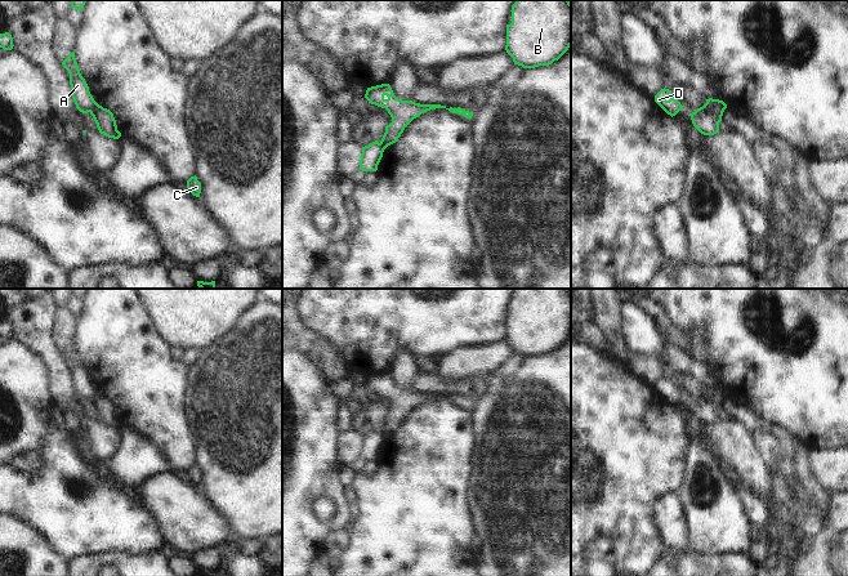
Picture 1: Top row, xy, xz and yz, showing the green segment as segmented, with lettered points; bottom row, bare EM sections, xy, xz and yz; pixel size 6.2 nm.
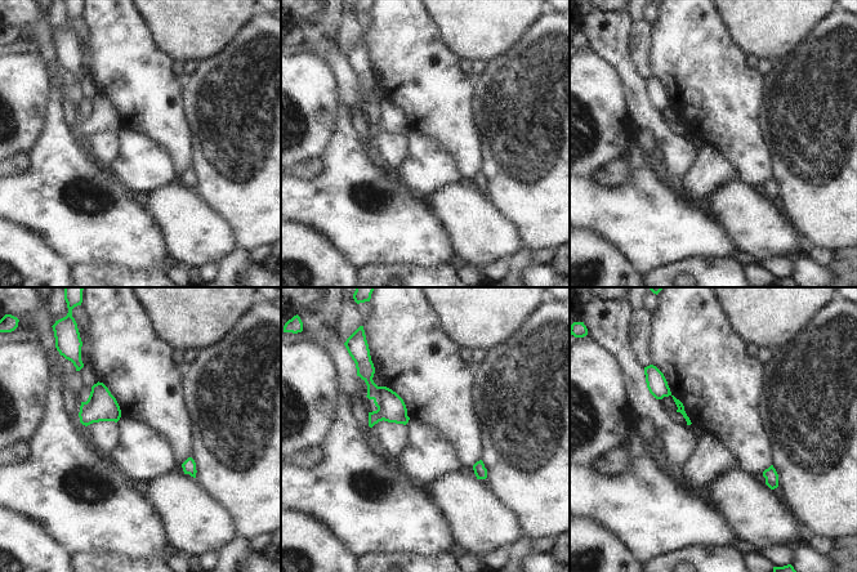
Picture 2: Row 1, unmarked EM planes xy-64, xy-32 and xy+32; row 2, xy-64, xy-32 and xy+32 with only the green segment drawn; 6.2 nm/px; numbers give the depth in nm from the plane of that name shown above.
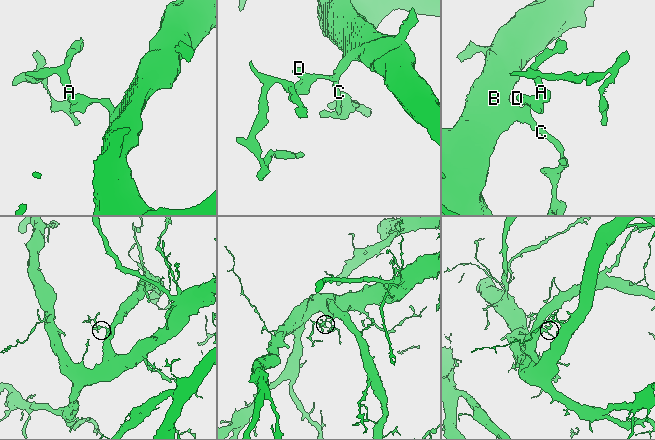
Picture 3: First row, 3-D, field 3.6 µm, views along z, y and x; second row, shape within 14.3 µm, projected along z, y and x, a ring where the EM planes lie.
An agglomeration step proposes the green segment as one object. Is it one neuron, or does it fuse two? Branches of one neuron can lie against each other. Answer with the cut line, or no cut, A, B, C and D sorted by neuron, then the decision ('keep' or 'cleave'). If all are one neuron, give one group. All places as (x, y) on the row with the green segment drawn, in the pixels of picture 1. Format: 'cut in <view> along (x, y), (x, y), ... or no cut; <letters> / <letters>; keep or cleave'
cut in xy along (96, 102), (88, 111); A / B C D; cleave

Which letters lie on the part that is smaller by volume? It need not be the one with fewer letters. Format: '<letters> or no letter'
A

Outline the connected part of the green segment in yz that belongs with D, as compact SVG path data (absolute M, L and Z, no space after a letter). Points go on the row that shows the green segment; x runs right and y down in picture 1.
M661 89L655 95L655 102L671 117L683 110L680 102L673 95L671 90Z

